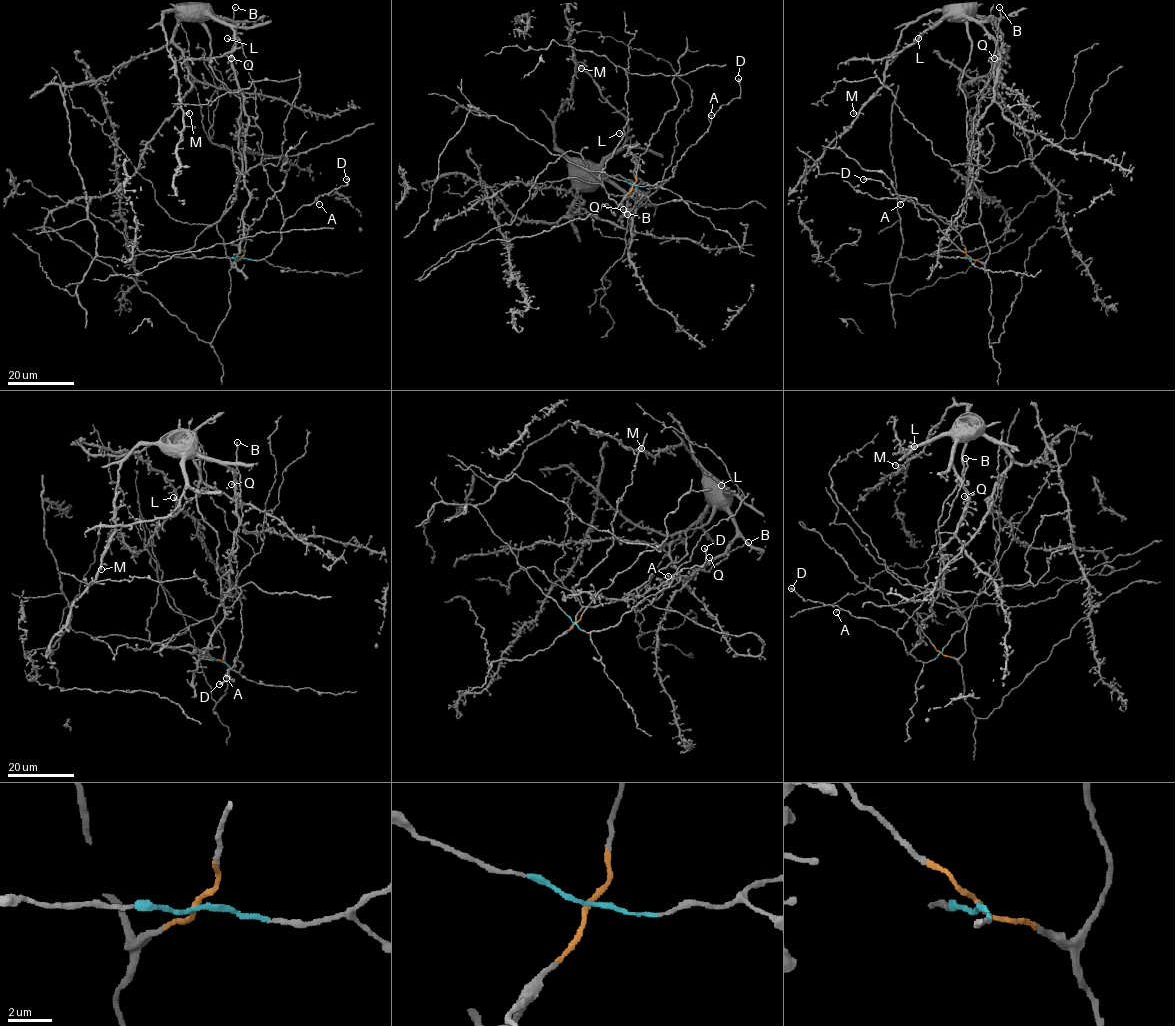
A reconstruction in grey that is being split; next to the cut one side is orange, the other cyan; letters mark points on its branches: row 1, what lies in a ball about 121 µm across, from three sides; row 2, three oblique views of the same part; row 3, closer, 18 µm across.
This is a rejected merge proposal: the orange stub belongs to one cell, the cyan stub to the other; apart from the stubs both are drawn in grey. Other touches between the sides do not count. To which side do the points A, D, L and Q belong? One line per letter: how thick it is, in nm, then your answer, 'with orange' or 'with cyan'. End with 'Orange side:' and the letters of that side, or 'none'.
A: 200 nm | with cyan
D: 400 nm | with cyan
L: 400 nm | with orange
Q: 260 nm | with orange
Orange side: L, Q

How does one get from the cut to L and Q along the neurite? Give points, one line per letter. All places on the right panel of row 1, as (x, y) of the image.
L: (970, 258), (946, 234), (976, 176), (960, 87), (971, 37), (964, 21), (946, 16), (917, 38)
Q: (970, 258), (946, 234), (961, 213), (971, 181), (978, 170), (977, 123), (993, 97), (999, 55), (994, 58)

